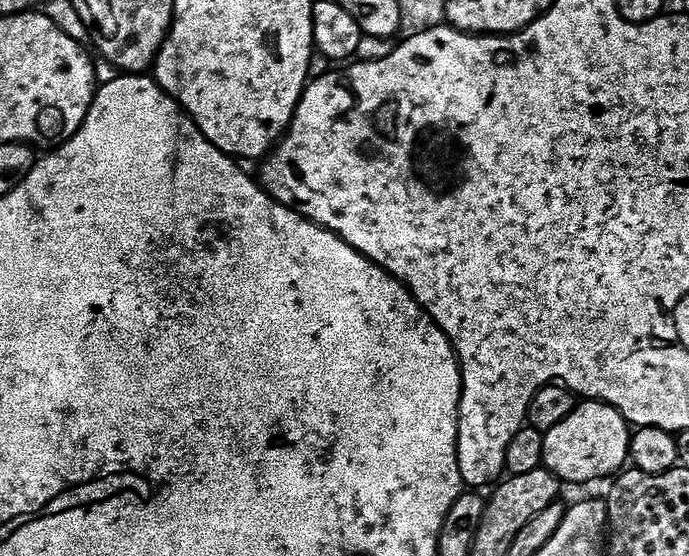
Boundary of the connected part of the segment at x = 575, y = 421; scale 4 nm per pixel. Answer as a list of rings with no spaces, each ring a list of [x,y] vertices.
[[[581,399],[562,422],[550,426],[544,433],[543,467],[549,468],[557,480],[569,480],[572,484],[611,477],[625,467],[629,435],[630,425],[617,408],[600,400]]]

